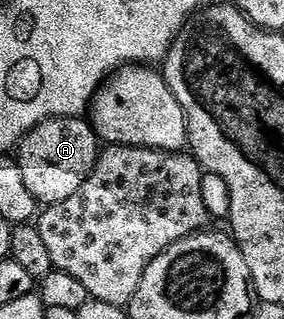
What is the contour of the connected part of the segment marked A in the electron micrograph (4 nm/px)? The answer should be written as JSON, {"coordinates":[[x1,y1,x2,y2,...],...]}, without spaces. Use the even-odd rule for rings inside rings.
{"coordinates":[[84,117,80,118,49,118,21,141,19,161,23,180,27,180,27,188,31,196,41,204,52,204,67,200,67,196,75,196,79,188,89,179,89,174,95,168,99,157,99,139,92,125]]}

